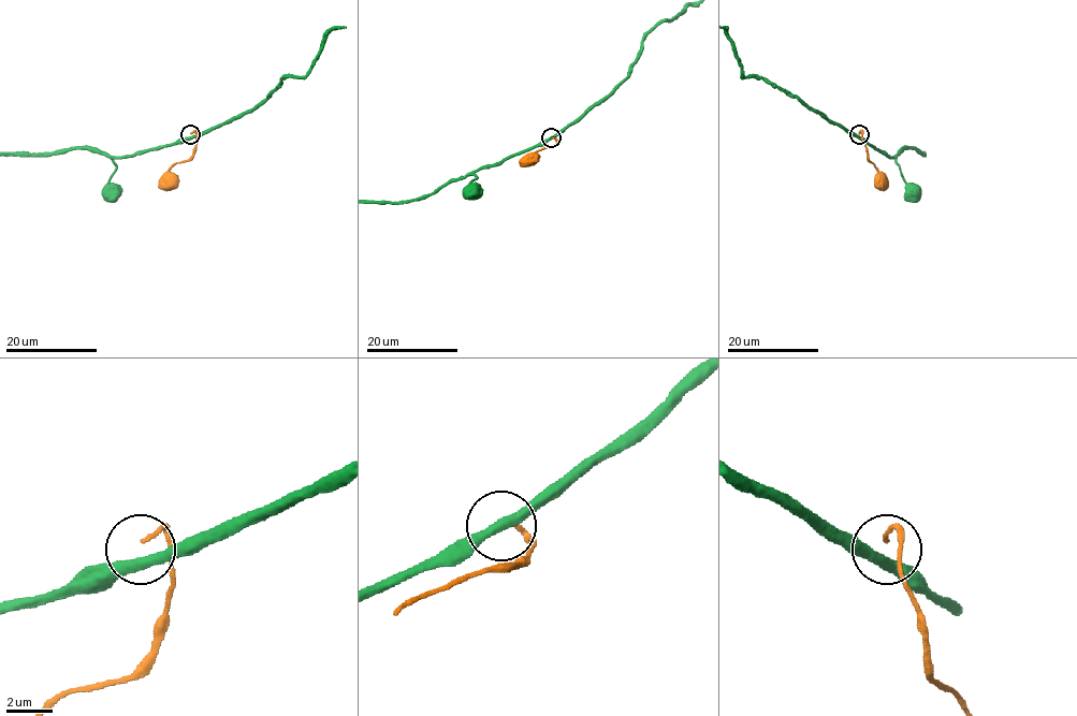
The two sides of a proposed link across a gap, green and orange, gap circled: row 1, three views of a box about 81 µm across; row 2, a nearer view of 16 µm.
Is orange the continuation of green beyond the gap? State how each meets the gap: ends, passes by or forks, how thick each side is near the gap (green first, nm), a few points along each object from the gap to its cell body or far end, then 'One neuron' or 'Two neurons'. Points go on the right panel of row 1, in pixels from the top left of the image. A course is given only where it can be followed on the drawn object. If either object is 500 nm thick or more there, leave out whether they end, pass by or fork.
At the ring green passes by. At the ring orange ends. Thickness 440 nm (green) against 180 nm. Course of green: (859, 136), (894, 160), (906, 186), (913, 191). Course of orange: (859, 133), (879, 179). Two neurons

